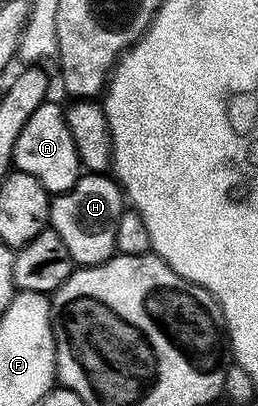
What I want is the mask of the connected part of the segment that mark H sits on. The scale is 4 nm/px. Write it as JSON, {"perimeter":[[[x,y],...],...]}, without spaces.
{"perimeter":[[[84,173],[71,190],[52,197],[49,226],[61,236],[65,248],[69,248],[76,267],[99,266],[116,253],[117,220],[121,220],[124,209],[125,195],[114,177]]]}

